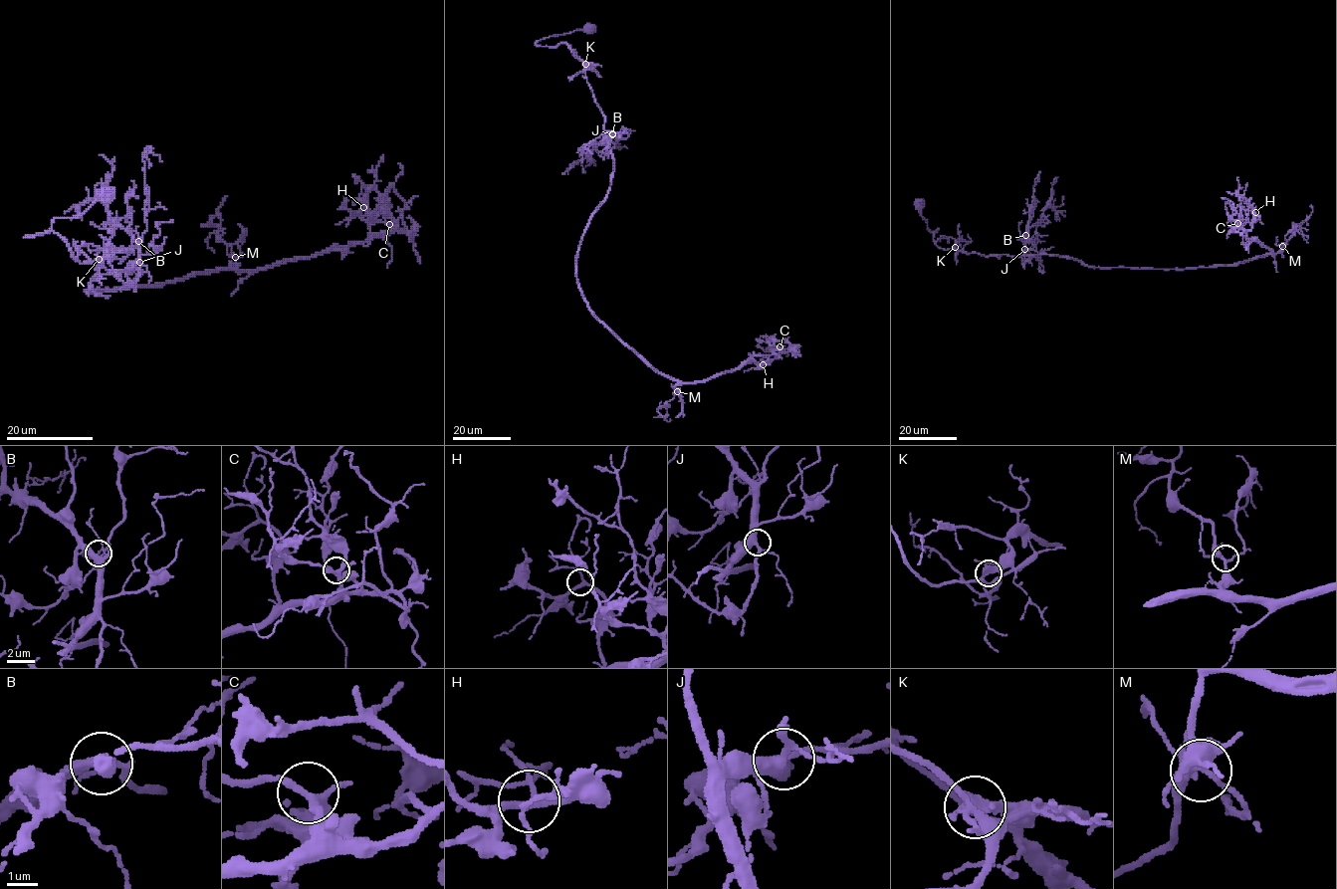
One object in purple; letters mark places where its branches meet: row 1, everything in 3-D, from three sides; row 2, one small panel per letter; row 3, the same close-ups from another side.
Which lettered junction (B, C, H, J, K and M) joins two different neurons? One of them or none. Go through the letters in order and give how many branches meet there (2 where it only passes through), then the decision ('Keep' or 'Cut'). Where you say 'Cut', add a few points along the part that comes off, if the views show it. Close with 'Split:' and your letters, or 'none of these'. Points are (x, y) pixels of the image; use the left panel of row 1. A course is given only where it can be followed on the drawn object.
B: Branches: 4. Keep
C: Branches: 4. Keep
H: Branches: 4. Keep
J: Branches: 5. Keep
K: Branches: 4. Cut. Course of the part to remove: (99, 260), (107, 252), (92, 244), (82, 245), (76, 256)
M: Branches: 6. Keep
Split: K

